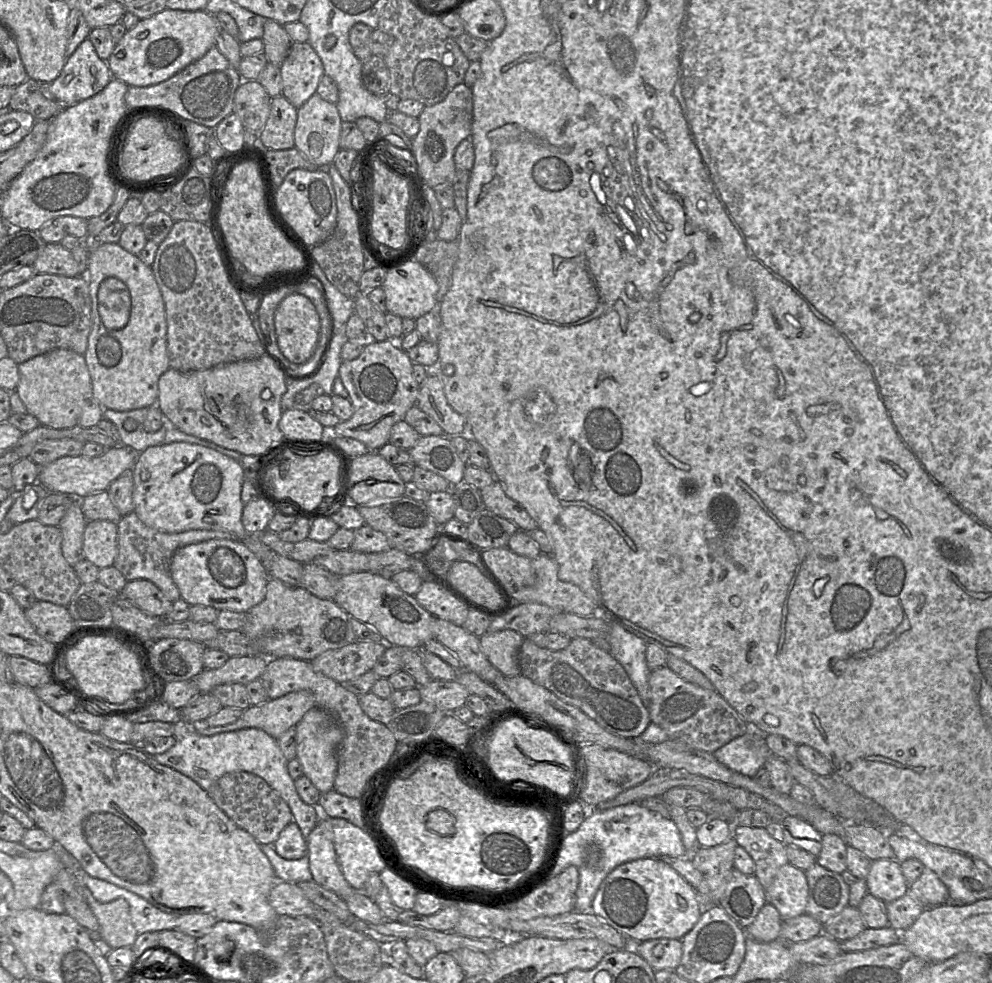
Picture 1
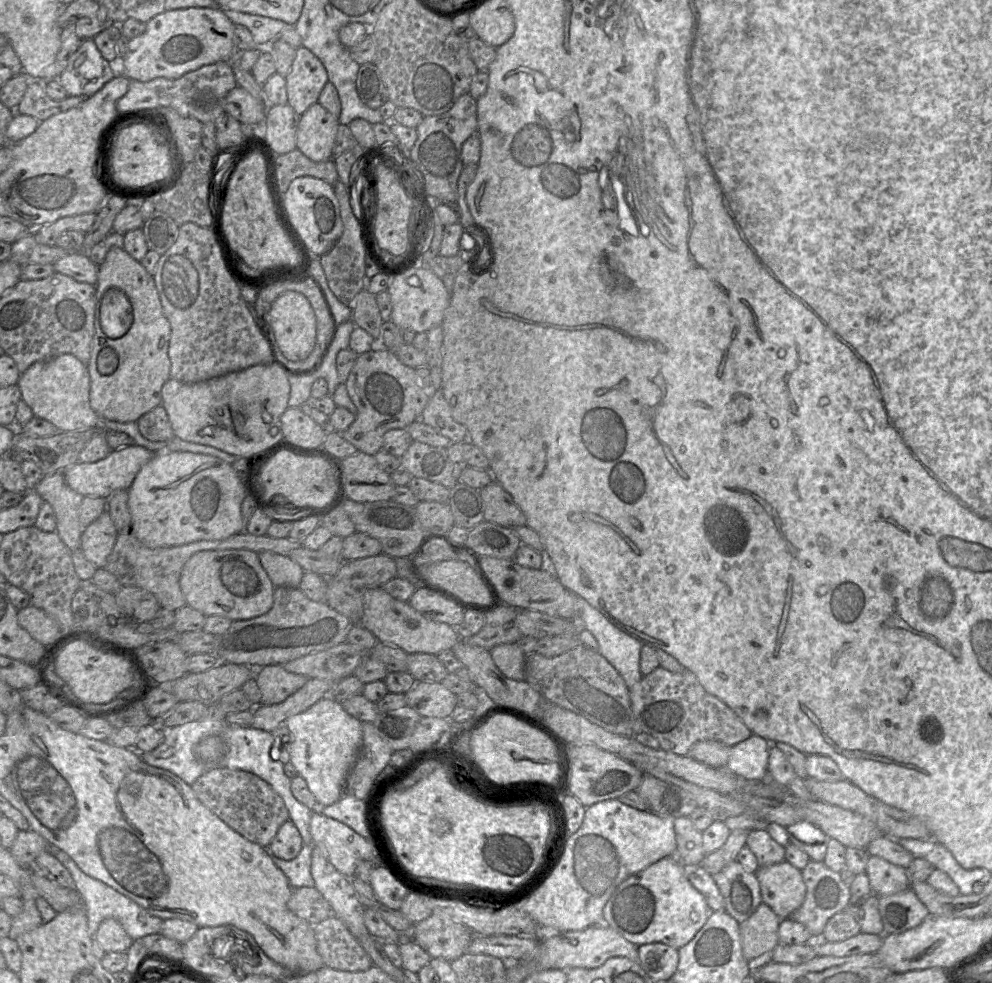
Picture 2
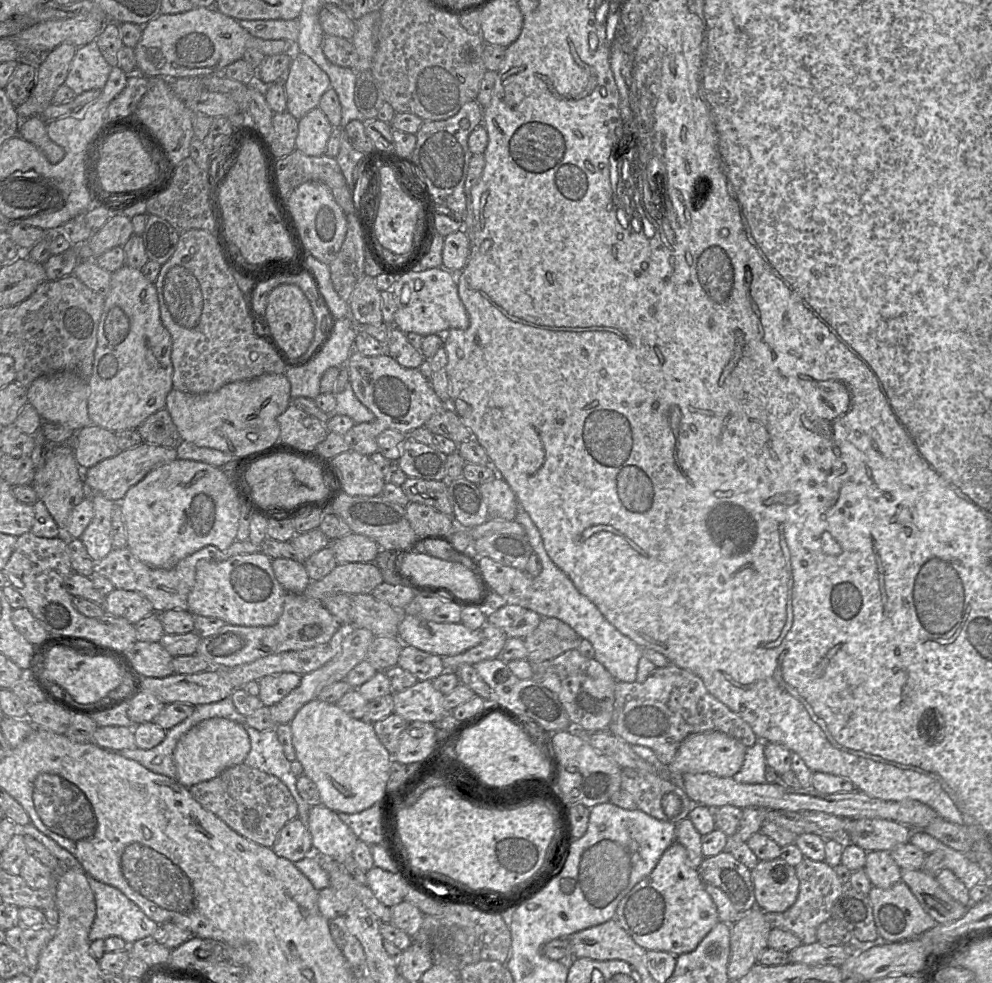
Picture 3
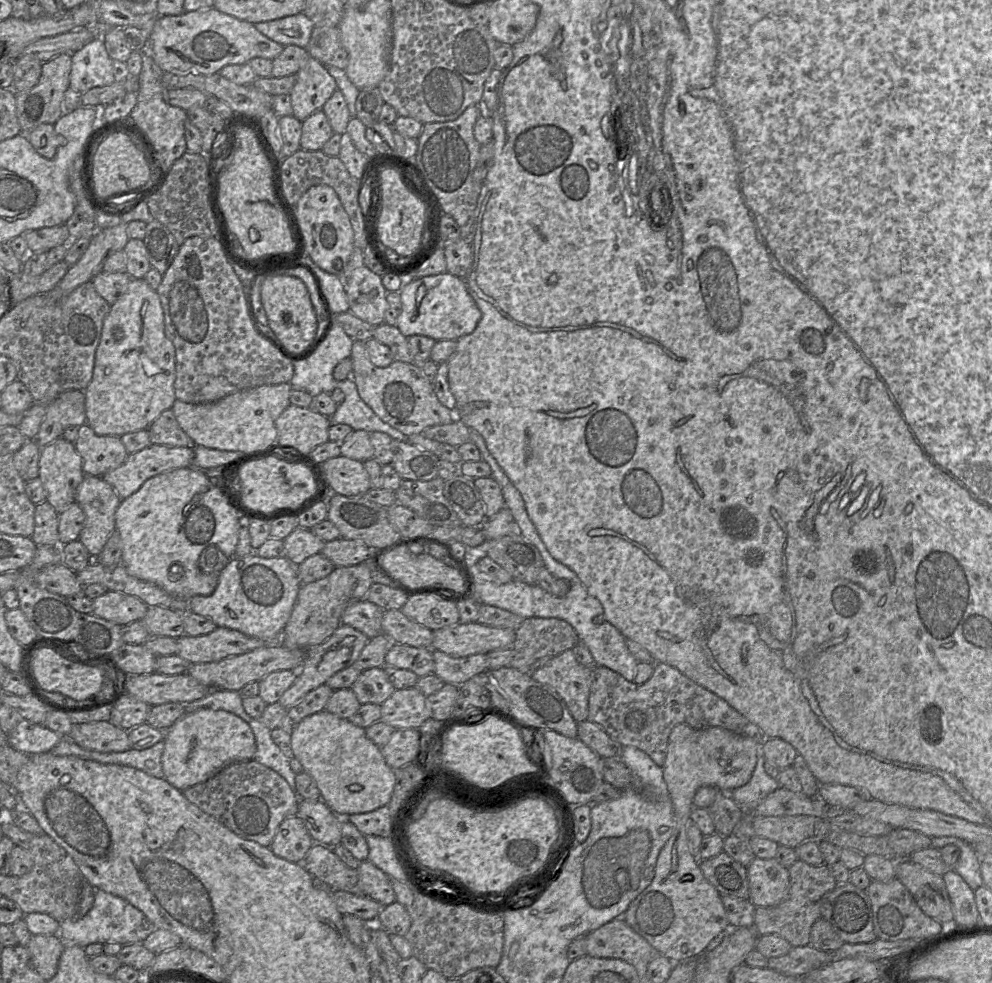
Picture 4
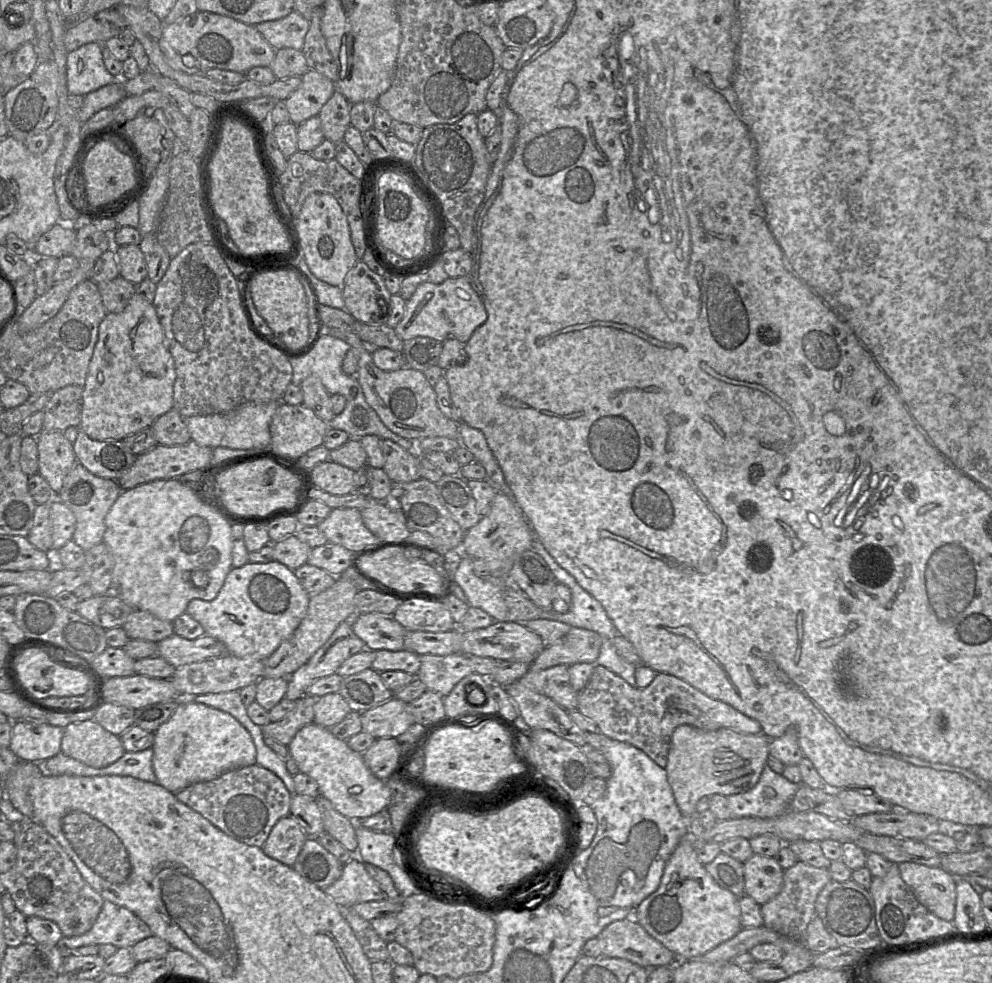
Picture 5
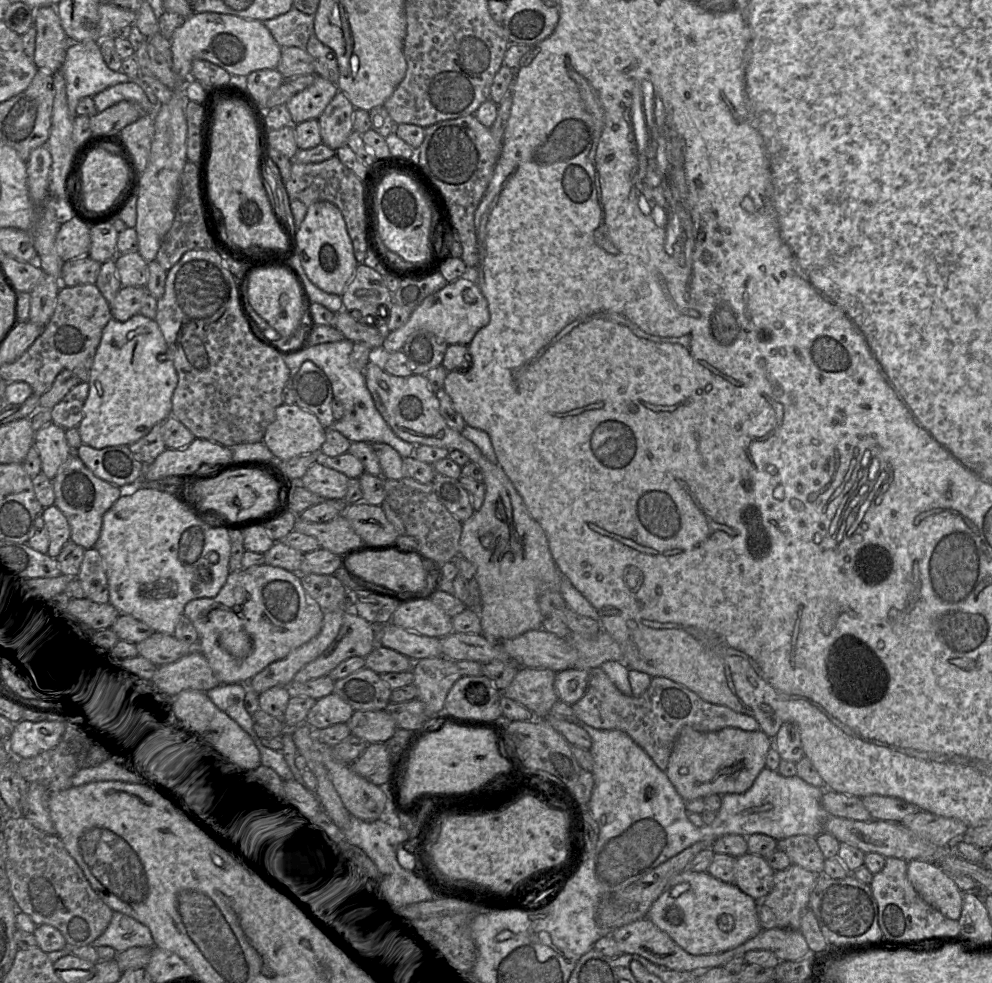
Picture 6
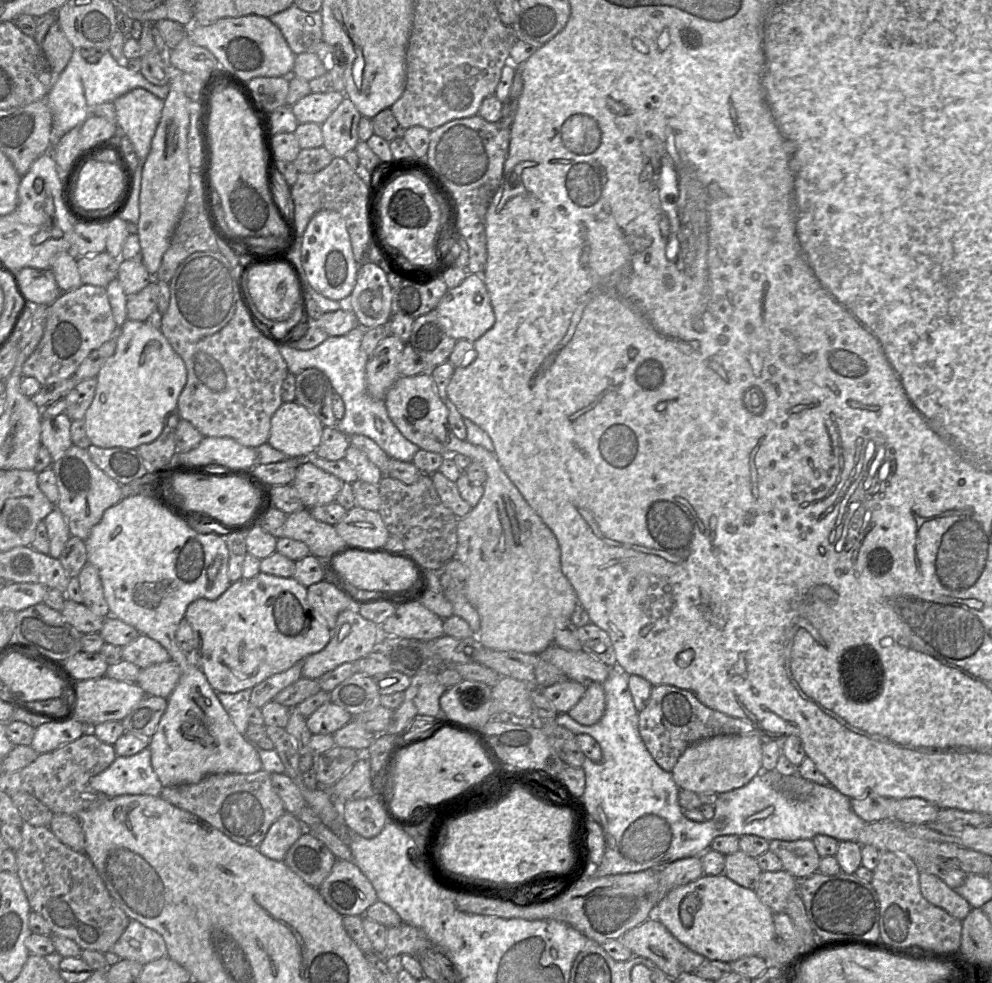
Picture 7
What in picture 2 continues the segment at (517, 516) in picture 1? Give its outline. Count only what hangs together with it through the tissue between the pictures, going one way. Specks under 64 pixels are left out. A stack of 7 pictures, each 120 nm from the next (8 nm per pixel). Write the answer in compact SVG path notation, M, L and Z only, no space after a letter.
M491 481L479 491L483 503L484 520L504 527L526 525L524 513L498 482Z

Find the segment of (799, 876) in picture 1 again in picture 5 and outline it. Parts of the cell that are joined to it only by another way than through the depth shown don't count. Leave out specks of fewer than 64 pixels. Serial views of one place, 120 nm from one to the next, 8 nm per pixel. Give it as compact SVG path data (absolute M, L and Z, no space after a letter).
M753 854L743 865L744 895L763 905L780 892L784 870L773 857Z

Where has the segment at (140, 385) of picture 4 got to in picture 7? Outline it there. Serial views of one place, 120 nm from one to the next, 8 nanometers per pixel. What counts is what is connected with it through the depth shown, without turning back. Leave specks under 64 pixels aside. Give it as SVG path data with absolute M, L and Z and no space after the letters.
M127 319L119 327L114 354L106 360L96 378L95 394L83 418L91 444L100 448L136 449L161 434L166 416L177 408L187 370L160 328L145 321Z

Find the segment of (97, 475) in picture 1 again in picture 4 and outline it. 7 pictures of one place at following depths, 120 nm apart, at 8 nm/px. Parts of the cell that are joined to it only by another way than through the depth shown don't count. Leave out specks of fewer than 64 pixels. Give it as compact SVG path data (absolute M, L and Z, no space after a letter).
M150 444L128 454L125 462L101 477L125 499L135 493L146 480L161 473L192 466L193 447L172 447Z

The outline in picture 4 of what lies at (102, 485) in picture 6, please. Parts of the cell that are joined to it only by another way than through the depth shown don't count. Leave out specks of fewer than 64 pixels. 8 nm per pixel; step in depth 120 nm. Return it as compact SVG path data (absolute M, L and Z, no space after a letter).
M85 475L75 502L85 513L84 527L78 539L90 555L97 557L115 530L115 514L121 498L101 476Z

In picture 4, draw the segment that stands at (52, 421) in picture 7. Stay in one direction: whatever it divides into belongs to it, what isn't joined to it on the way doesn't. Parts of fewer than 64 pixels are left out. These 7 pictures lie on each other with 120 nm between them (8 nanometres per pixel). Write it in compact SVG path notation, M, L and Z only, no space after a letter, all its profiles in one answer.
M61 437L42 447L39 458L38 477L45 490L46 501L60 515L75 502L78 487L85 477L82 469L82 459L76 451L74 443Z

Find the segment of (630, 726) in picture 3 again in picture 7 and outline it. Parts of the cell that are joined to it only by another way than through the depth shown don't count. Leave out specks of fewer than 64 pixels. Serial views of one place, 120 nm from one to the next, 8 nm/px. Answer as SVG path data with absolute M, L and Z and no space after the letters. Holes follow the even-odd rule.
M591 683L586 687L580 701L567 713L576 722L591 726L602 718L605 709L606 700L603 684ZM669 684L652 687L646 707L639 712L639 734L655 762L671 772L678 758L691 744L706 738L726 734L749 734L754 727L742 719L712 709L692 692Z

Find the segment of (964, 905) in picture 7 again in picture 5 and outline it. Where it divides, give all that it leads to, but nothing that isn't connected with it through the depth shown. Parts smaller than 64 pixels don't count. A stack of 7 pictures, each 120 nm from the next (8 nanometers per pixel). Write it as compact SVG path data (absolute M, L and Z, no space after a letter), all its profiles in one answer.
M903 862L898 864L901 877L906 885L916 896L917 900L937 917L952 922L956 911L956 878L941 867L929 867L926 865Z

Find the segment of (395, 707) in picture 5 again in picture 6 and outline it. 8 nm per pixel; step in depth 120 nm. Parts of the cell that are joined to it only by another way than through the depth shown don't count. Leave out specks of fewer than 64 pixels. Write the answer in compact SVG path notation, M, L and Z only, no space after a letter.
M385 710L354 711L347 725L351 735L368 744L385 743L397 730L395 720Z

